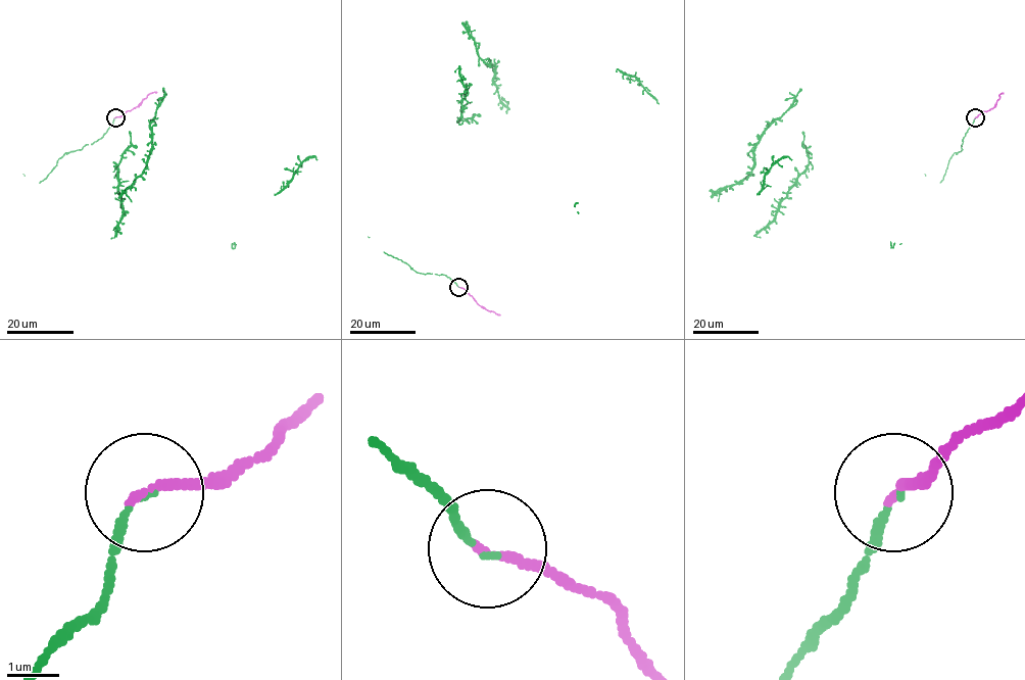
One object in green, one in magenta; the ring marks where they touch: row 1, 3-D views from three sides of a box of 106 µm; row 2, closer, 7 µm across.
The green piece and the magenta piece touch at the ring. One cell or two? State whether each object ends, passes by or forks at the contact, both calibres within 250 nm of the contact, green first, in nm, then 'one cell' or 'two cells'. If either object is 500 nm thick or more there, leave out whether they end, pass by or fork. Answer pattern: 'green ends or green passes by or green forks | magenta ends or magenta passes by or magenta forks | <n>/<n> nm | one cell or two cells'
green ends | magenta ends | 100/170 nm | one cell

